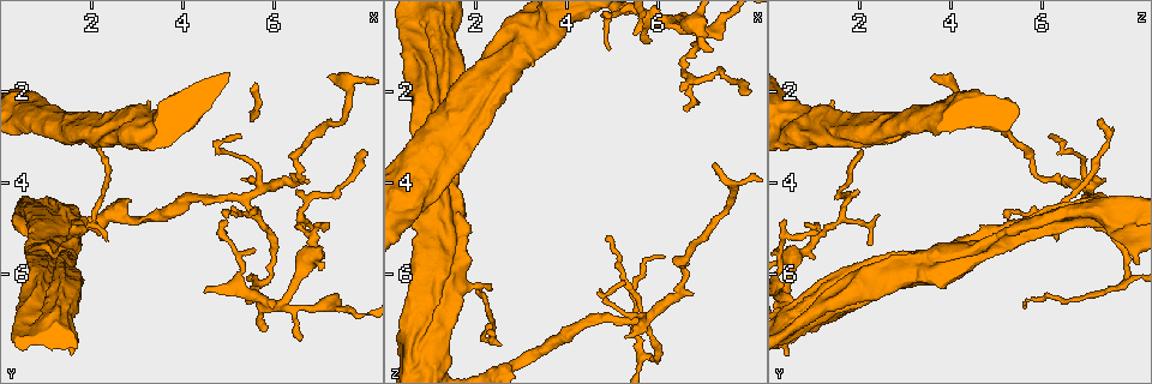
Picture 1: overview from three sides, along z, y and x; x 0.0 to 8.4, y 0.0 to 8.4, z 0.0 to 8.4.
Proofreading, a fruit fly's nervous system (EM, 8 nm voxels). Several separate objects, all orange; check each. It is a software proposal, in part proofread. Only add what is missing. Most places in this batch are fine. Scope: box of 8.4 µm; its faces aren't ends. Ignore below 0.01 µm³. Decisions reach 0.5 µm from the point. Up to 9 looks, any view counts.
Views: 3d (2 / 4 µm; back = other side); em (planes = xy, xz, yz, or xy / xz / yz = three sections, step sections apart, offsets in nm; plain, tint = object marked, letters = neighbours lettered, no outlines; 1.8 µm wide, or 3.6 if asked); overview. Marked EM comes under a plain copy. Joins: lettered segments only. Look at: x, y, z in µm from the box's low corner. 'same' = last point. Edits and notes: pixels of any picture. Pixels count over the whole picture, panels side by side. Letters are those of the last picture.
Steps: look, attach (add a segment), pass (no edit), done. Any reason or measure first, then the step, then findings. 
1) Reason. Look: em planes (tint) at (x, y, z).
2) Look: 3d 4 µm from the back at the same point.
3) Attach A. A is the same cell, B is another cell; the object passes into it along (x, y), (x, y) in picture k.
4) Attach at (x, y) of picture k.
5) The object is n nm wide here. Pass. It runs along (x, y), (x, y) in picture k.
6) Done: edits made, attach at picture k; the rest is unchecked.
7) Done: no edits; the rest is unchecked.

Look: em planes (letters) at (5.75, 7.20, 0.95).

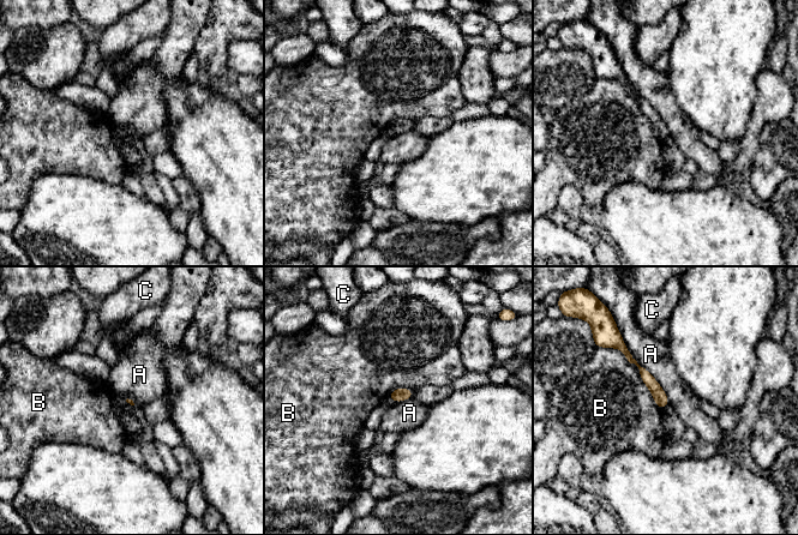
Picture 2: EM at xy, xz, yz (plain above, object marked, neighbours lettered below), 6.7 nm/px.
Pass. A, B and C are other cells; it runs along (622, 346), (653, 385), (661, 404) in picture 2; none of them fits.

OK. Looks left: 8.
Look: em xy step 8 (tint) at (6.10, 6.75, 5.60).

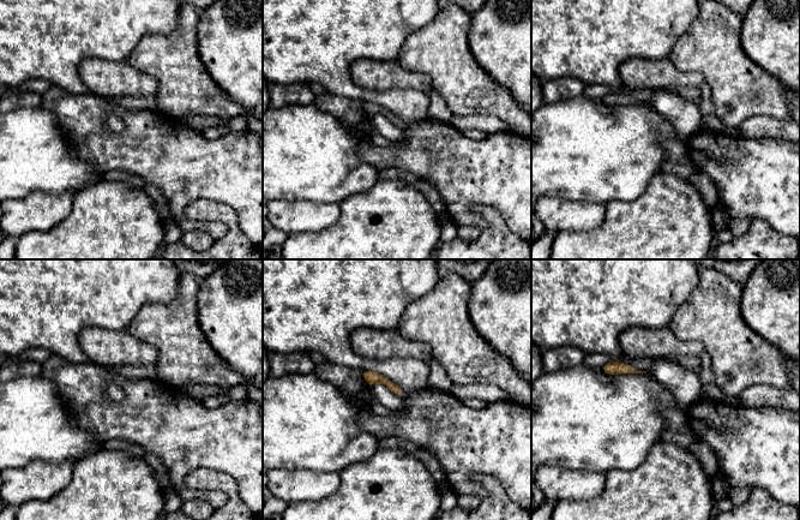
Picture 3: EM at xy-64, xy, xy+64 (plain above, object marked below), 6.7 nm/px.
Look: em planes (letters) at the same point.

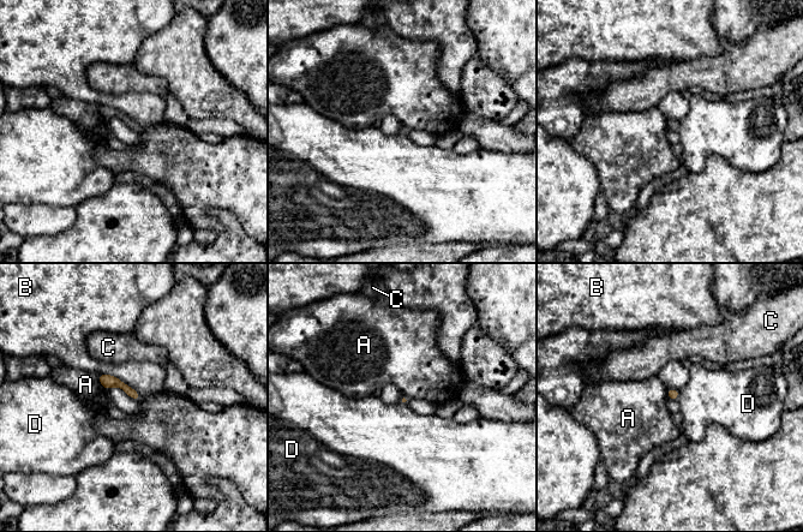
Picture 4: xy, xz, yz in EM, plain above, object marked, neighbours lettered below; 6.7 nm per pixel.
The object is 60 nm wide here. Pass. A, B, C and D are other cells; it runs along (101, 376), (120, 383), (136, 396) in picture 4; no lettered segment goes on from it.

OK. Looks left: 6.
Sudden change in width. Look: em planes (letters) at (1.40, 4.95, 5.90).

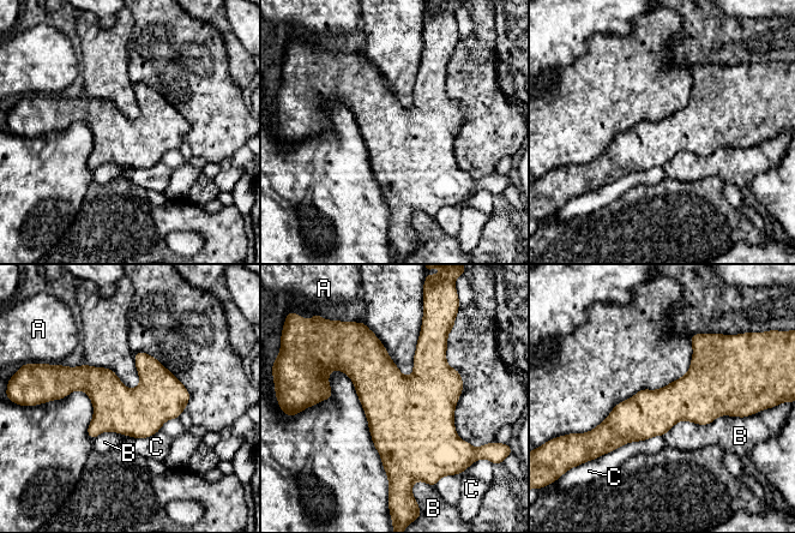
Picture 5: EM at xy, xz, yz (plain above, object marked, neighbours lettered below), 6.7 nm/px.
Pass. A, B and C are other cells; a border runs along (745, 415), (679, 420), (663, 436) in picture 5; no lettered segment goes on from it.

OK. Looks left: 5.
Sharp bend. Look: em planes (tint) at (5.35, 4.40, 7.05).

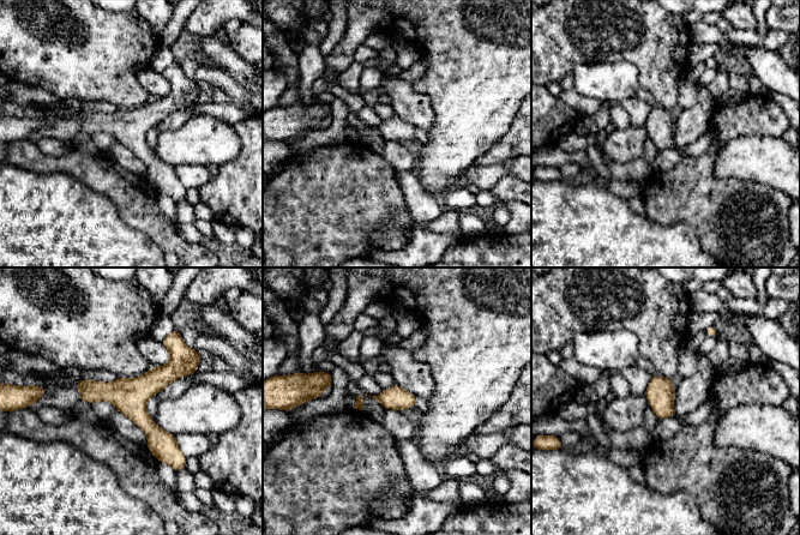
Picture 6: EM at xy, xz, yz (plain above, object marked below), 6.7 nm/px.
What lies round it. Look: em planes (letters) at the same point.

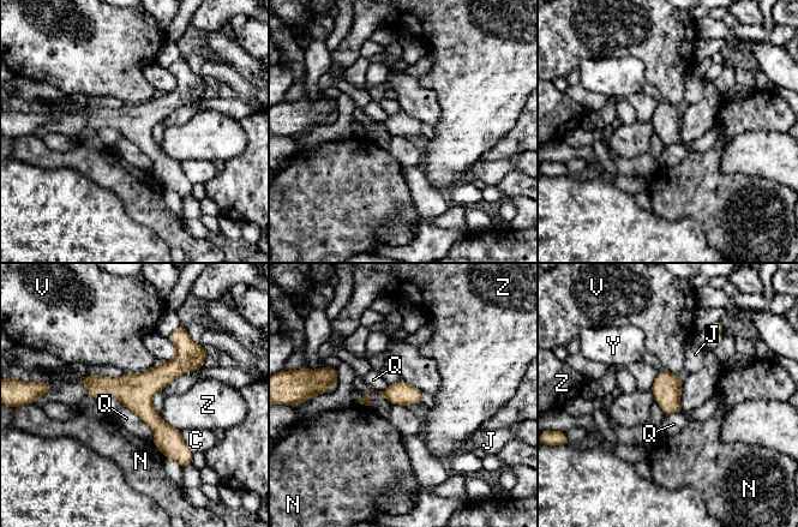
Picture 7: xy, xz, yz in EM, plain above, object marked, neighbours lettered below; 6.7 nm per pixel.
The object is 160 nm wide here. Pass. C, J, N, Q, V, Y and Z are other cells; it runs along (196, 360), (144, 385), (85, 379) in picture 7; no lettered segment goes on from it.

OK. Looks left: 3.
Done: no edits; the rest is unchecked.

